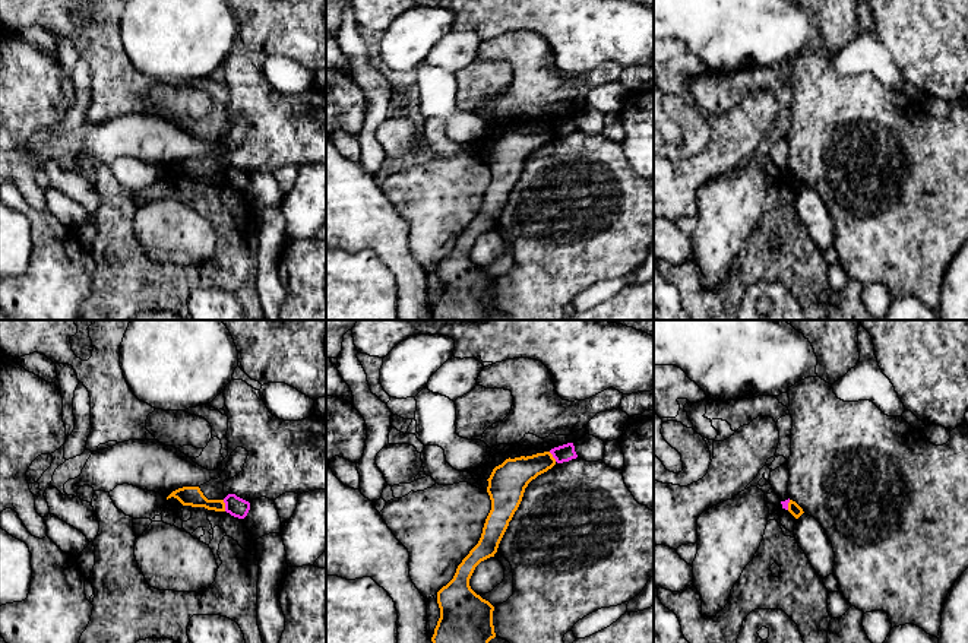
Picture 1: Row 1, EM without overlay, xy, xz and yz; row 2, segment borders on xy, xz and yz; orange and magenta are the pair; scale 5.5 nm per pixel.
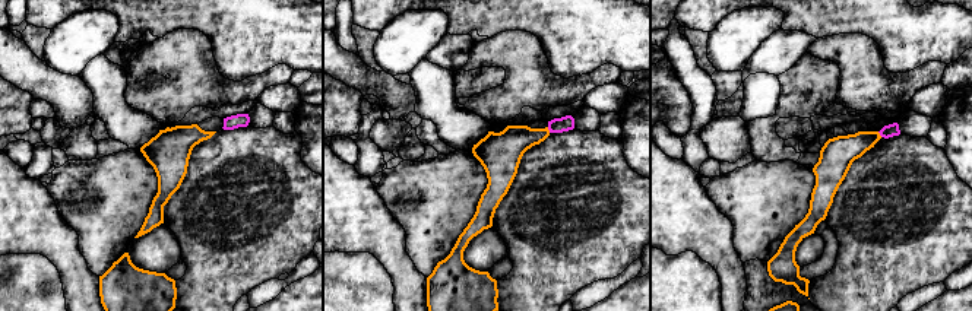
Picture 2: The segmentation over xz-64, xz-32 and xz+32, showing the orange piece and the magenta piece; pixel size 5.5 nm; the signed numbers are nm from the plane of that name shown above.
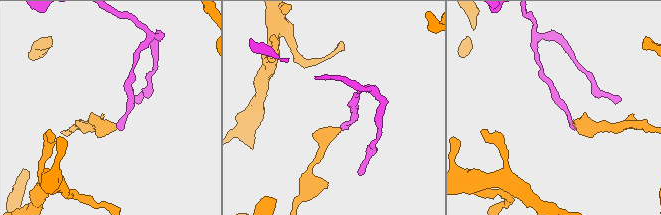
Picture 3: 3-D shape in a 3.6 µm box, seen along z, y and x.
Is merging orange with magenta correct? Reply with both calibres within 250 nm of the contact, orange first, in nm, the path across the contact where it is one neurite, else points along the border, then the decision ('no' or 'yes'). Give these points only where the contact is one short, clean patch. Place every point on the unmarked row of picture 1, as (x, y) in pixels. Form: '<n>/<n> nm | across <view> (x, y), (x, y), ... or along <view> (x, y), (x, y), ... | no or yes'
110/110 nm | along xy (222, 173), (225, 183) | no

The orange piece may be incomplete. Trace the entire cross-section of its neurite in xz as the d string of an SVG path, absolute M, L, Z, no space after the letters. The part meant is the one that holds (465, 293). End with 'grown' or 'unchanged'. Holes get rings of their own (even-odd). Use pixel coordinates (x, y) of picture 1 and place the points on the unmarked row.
M544 124L509 130L493 142L487 152L491 183L481 210L458 238L453 251L437 265L440 291L431 310L431 320L487 320L496 310L494 279L471 262L469 251L481 234L497 225L528 156L554 137L553 127Z; unchanged

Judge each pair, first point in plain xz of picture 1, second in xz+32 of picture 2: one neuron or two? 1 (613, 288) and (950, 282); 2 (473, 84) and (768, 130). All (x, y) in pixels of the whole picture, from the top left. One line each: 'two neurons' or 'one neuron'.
1: two neurons
2: one neuron

